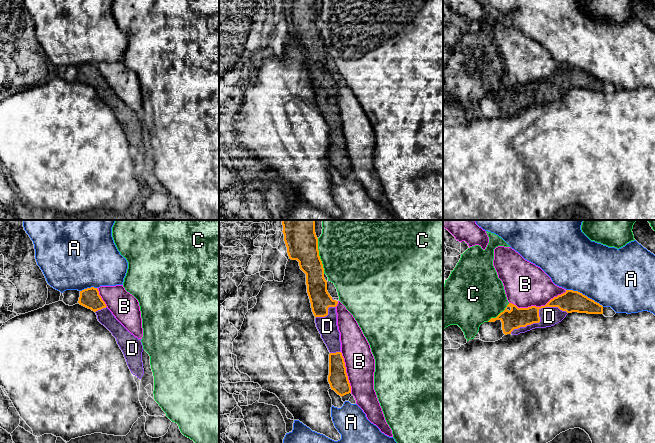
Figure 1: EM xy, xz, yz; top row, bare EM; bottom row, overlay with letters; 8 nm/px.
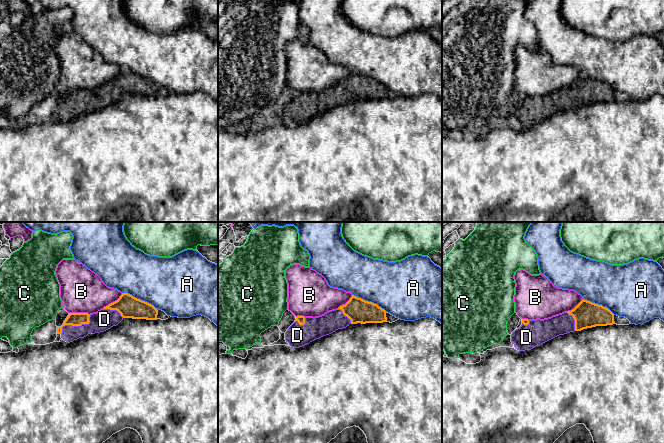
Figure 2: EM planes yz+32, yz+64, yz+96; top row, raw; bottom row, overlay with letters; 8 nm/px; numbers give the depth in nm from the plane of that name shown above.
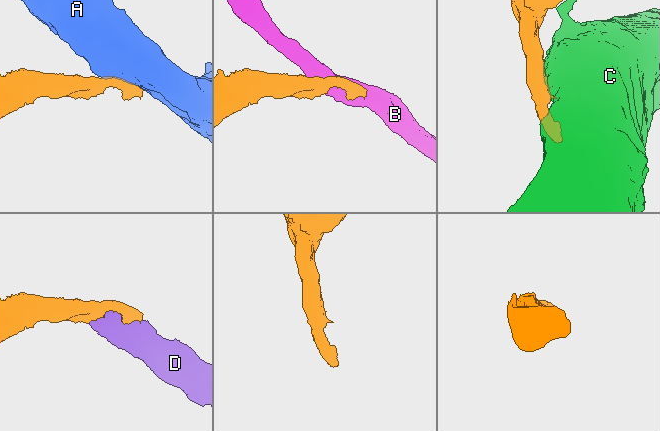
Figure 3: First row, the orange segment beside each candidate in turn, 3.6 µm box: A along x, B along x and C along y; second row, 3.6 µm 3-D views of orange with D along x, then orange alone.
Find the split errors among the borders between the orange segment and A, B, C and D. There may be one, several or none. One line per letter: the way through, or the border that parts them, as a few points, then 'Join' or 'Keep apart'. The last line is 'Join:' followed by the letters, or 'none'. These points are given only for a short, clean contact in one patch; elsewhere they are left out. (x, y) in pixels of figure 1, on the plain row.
A: Keep apart
B: Keep apart
C: Keep apart
D: Join
Join: D

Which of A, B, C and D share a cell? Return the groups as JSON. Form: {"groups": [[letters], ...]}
{"groups": [["A", "B"], ["C"], ["D"]]}

